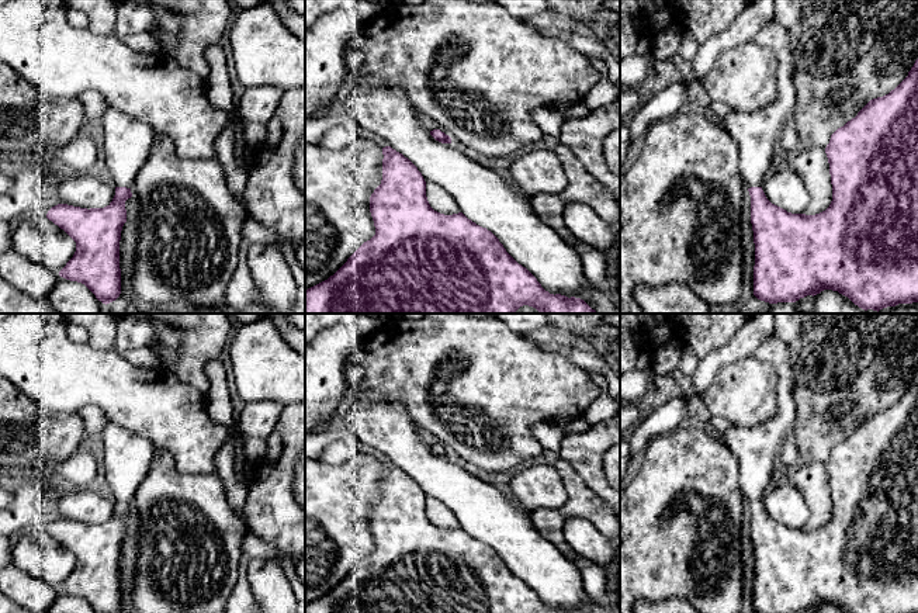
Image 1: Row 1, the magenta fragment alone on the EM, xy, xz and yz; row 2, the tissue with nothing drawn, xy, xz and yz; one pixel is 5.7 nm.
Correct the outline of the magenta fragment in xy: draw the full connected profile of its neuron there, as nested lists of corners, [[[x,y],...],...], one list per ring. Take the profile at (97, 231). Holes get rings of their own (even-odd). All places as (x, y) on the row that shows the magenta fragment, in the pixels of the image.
[[[110,105],[101,118],[101,124],[104,128],[103,163],[107,166],[115,183],[112,201],[104,208],[90,209],[58,204],[48,211],[46,218],[76,242],[76,252],[59,271],[59,276],[84,284],[98,301],[107,305],[115,301],[121,294],[119,240],[122,226],[127,222],[125,201],[132,197],[129,187],[149,156],[155,132],[145,121]]]

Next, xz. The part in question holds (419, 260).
[[[391,146],[382,148],[382,155],[382,180],[370,197],[370,212],[374,221],[375,235],[364,242],[333,276],[305,290],[305,314],[516,314],[523,305],[536,308],[538,314],[596,314],[596,311],[581,298],[568,298],[561,294],[554,295],[545,291],[537,278],[506,252],[491,231],[477,225],[463,212],[444,215],[434,211],[427,201],[426,181],[418,167]]]

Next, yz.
[[[776,20],[768,21],[752,38],[754,42],[770,48],[777,58],[777,96],[773,103],[761,107],[754,112],[732,111],[723,120],[723,127],[730,132],[741,149],[741,173],[751,195],[751,224],[754,231],[755,243],[755,266],[754,266],[754,295],[765,302],[796,302],[807,295],[817,295],[824,290],[838,291],[848,297],[855,305],[867,311],[880,311],[887,306],[898,304],[918,302],[918,59],[908,72],[908,76],[888,94],[870,100],[855,118],[848,121],[843,127],[838,128],[825,148],[829,163],[829,174],[832,184],[832,201],[829,207],[815,215],[791,214],[786,209],[772,204],[763,190],[762,183],[766,179],[768,170],[772,167],[773,146],[779,139],[783,125],[790,120],[790,114],[796,104],[796,86],[793,83],[796,51],[790,45],[790,32]]]

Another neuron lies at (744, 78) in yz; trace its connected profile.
[[[754,41],[721,52],[702,83],[711,101],[754,112],[777,96],[777,58]]]

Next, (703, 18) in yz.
[[[668,0],[676,22],[682,30],[689,30],[699,44],[713,35],[724,32],[746,8],[752,0]]]

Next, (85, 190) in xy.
[[[93,172],[72,173],[65,177],[59,186],[58,198],[59,204],[67,204],[80,208],[104,208],[110,205],[115,195],[115,188]]]

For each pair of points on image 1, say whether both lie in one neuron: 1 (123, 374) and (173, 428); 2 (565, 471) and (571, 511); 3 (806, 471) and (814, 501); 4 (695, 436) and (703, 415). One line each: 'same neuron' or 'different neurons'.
1: same neuron
2: same neuron
3: same neuron
4: different neurons

